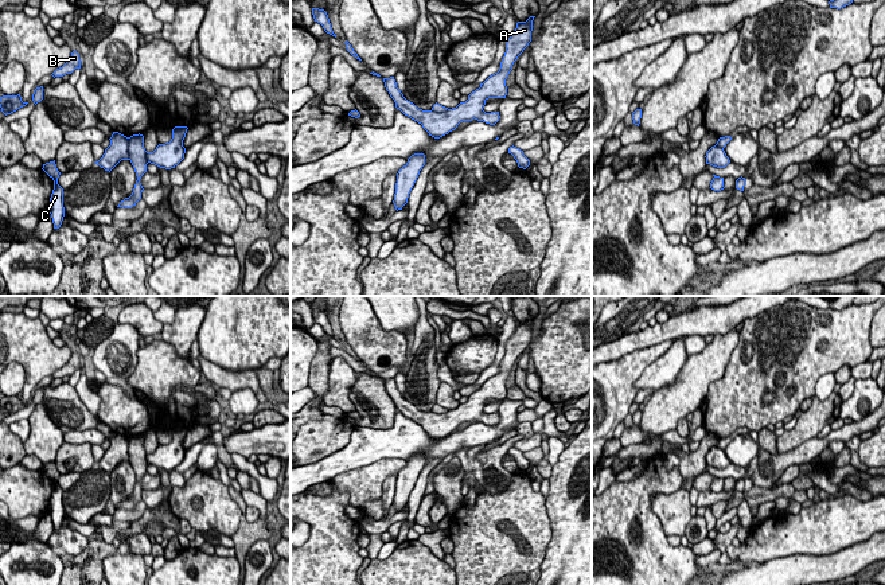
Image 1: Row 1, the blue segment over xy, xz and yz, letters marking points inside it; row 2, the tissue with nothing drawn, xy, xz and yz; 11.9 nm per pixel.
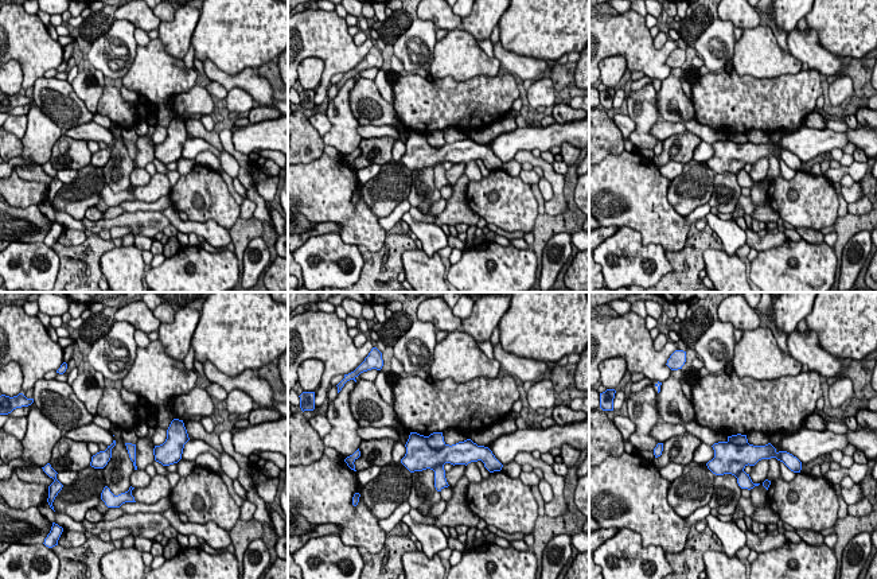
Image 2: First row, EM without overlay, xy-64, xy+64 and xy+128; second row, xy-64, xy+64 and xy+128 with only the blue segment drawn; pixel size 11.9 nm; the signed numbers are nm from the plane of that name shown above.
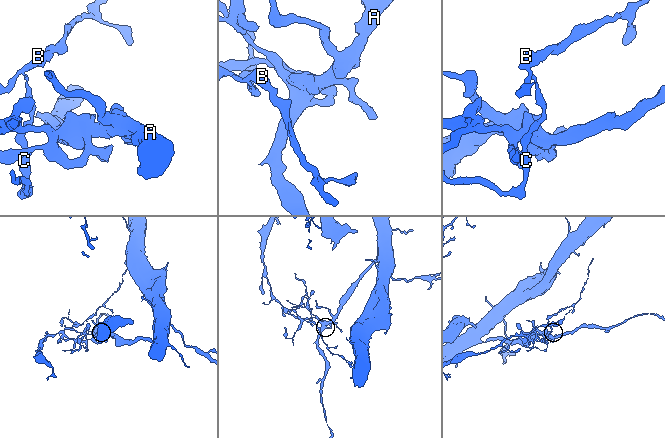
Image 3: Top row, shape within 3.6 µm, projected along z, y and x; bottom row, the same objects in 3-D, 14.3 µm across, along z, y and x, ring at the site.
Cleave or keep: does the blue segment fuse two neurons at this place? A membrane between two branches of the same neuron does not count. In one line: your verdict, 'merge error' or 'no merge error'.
merge error

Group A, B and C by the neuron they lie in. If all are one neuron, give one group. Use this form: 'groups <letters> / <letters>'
groups A / B C

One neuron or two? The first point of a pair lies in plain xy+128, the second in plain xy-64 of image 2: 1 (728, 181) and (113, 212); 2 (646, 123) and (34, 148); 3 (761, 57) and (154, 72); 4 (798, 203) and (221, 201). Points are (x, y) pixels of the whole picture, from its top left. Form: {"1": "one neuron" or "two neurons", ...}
{"1": "two neurons", "2": "one neuron", "3": "one neuron", "4": "one neuron"}

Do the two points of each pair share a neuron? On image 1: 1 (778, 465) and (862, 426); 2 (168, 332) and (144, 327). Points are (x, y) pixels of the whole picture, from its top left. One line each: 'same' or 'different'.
1: same
2: different

